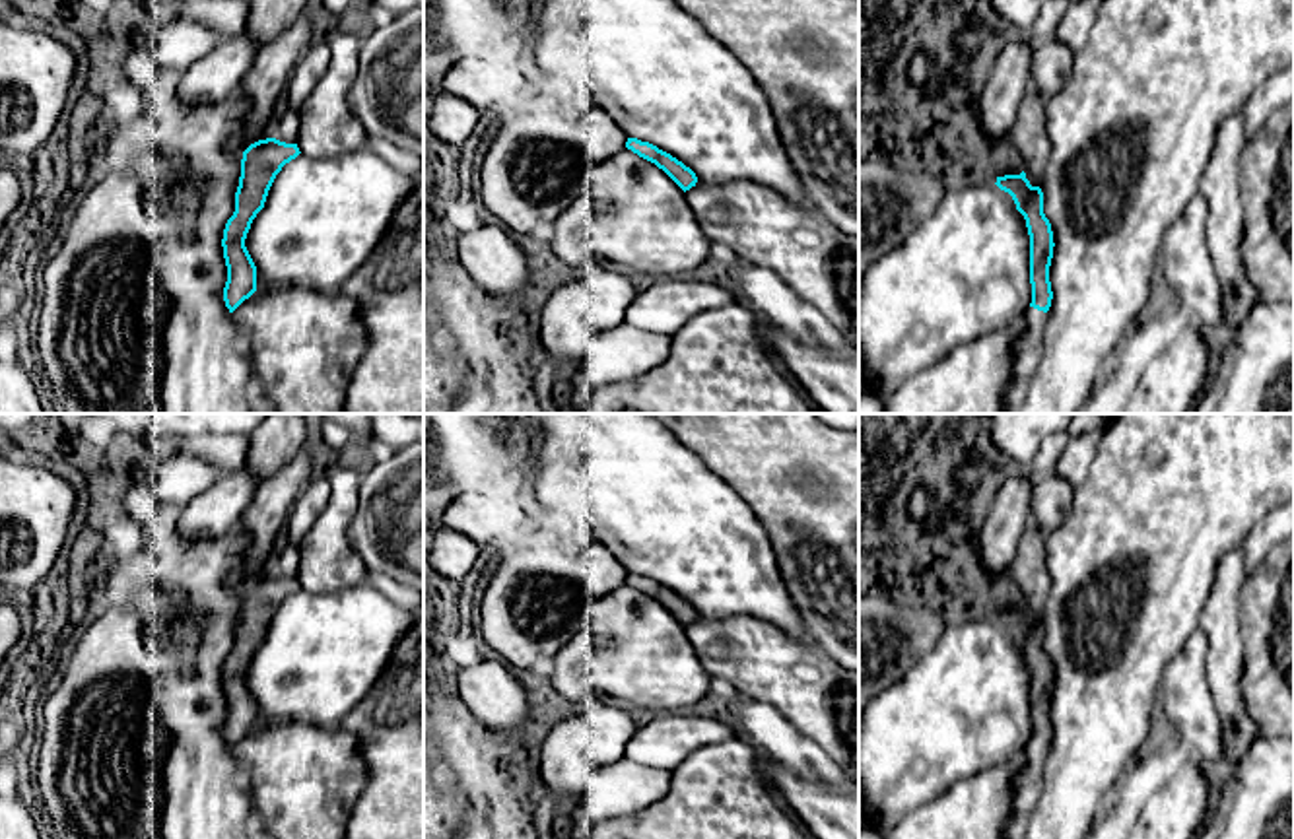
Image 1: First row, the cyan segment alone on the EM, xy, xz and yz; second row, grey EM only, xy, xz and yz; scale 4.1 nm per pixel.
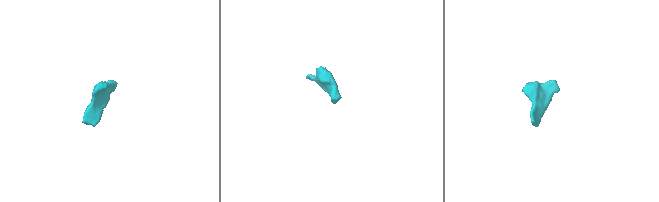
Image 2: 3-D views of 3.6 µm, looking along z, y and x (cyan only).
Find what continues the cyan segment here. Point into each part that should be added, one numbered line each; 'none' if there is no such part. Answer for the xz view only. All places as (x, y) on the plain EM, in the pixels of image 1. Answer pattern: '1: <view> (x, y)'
none

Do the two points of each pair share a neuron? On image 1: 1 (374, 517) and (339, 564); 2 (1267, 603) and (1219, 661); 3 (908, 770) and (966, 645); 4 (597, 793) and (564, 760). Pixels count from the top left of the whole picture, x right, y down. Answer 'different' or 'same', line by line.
1: different
2: different
3: same
4: different

